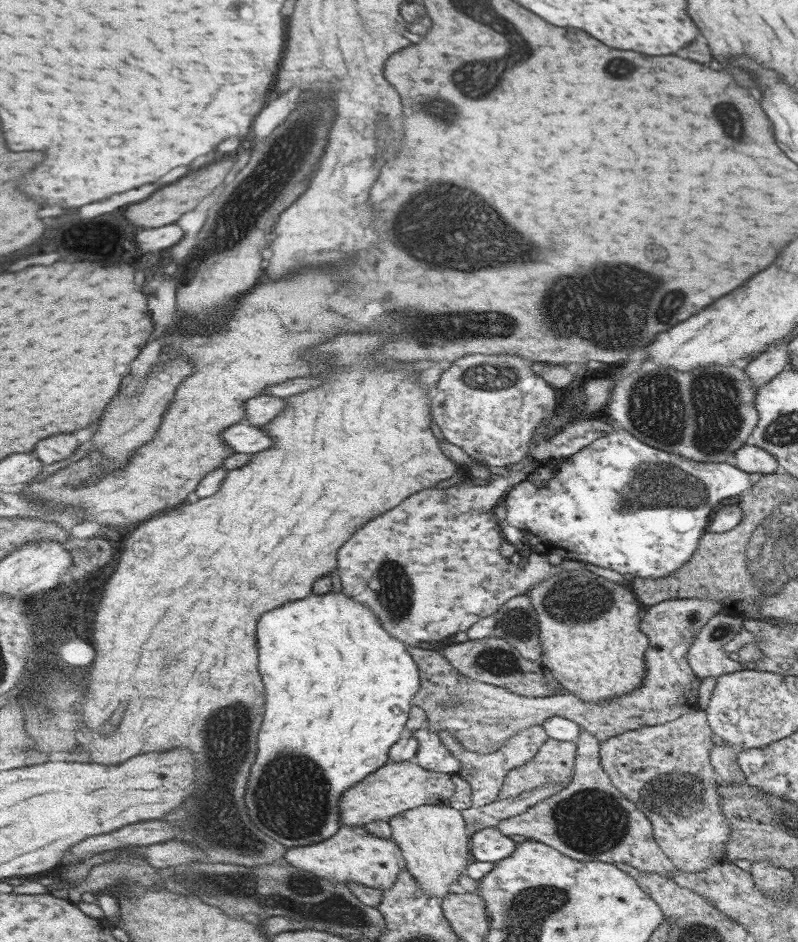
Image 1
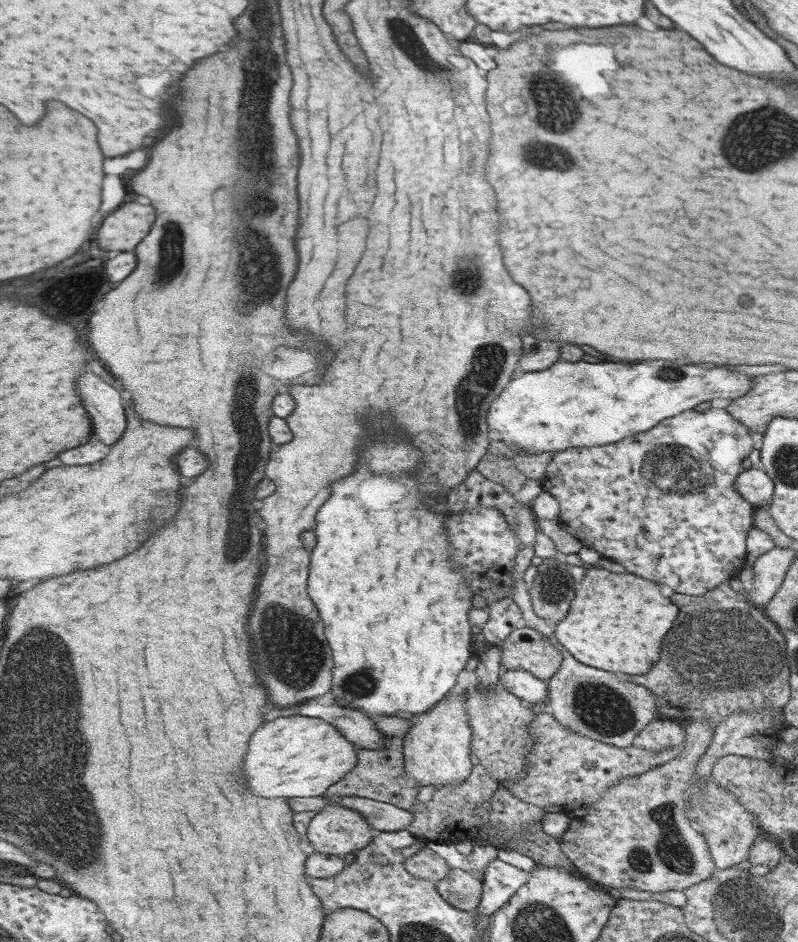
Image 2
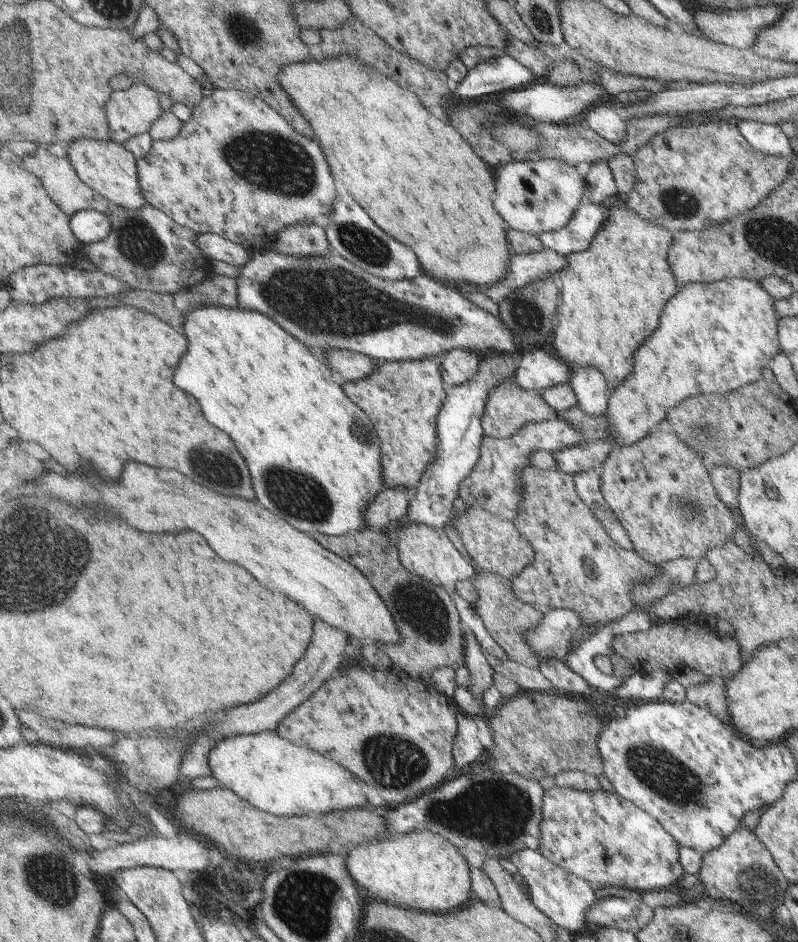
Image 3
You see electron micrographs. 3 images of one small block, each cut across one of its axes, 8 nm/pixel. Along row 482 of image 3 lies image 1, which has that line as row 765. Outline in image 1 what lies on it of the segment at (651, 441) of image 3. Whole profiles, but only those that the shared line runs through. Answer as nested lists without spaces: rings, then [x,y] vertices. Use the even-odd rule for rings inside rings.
[[[695,710],[693,713],[681,715],[681,717],[656,726],[641,727],[635,730],[628,730],[618,734],[617,736],[601,741],[599,744],[599,758],[603,758],[603,770],[610,777],[610,782],[615,785],[615,788],[624,795],[627,799],[640,808],[647,819],[650,820],[650,826],[653,828],[655,842],[667,855],[667,858],[678,868],[679,871],[693,873],[710,868],[715,863],[725,862],[724,850],[728,837],[731,837],[730,822],[727,822],[727,809],[724,809],[724,800],[722,792],[719,790],[719,785],[722,782],[719,773],[716,772],[711,764],[711,751],[715,749],[715,739],[712,737],[712,730],[706,722],[706,715],[701,710]]]

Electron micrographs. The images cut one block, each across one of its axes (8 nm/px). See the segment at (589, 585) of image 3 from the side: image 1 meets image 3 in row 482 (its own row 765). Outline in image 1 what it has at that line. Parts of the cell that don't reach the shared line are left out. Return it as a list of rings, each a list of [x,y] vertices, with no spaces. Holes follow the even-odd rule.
[[[548,736],[531,760],[507,771],[496,800],[518,796],[526,790],[552,782],[564,782],[568,778],[571,780],[576,756],[575,742],[559,742]]]

